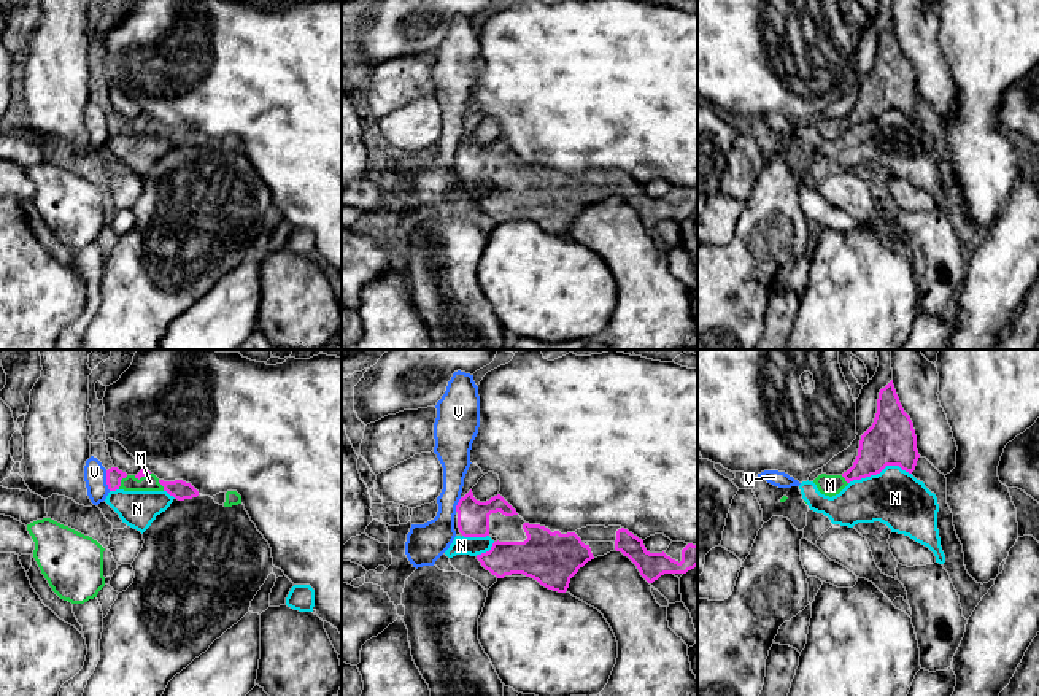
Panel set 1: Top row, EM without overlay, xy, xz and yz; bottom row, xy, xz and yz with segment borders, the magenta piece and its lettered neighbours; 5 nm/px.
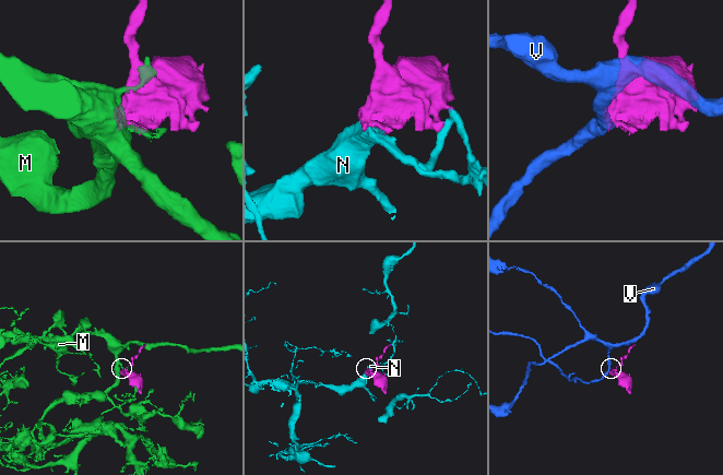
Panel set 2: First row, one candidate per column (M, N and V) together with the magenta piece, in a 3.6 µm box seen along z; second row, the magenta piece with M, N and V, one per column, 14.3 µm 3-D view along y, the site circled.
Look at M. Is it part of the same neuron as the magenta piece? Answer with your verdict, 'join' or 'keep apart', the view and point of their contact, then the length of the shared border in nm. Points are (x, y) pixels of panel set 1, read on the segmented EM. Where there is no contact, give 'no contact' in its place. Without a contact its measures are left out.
join | xy (119, 482) | 90 nm

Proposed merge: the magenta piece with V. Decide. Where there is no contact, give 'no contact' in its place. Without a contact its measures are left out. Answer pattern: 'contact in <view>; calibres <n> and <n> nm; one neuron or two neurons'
contact in xy; calibres 80 and 110 nm; two neurons

